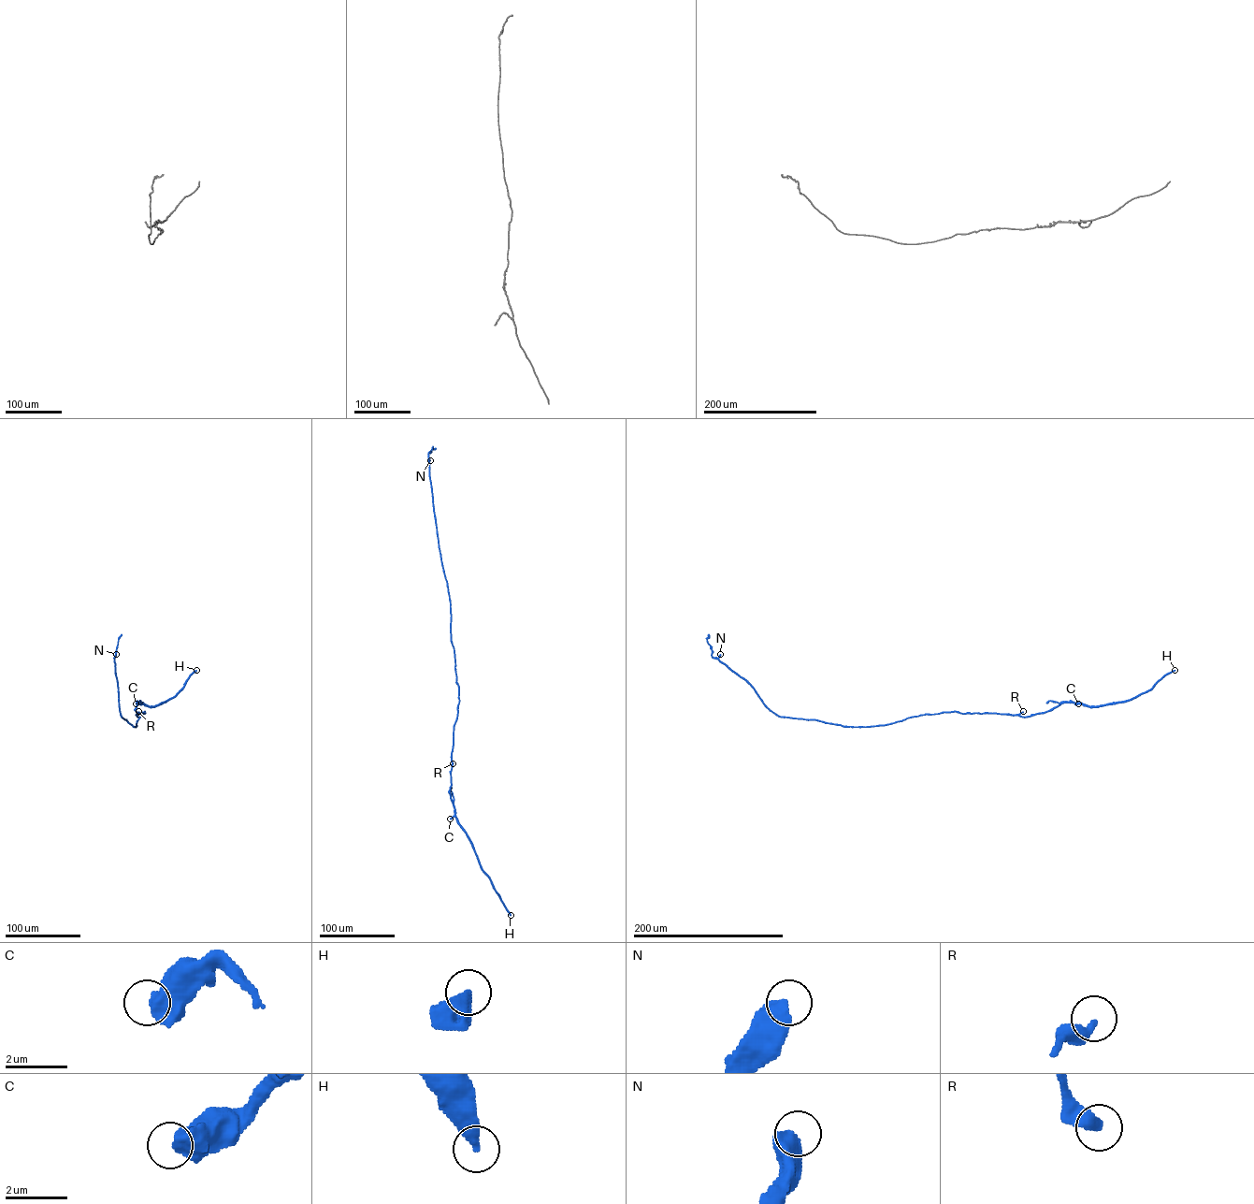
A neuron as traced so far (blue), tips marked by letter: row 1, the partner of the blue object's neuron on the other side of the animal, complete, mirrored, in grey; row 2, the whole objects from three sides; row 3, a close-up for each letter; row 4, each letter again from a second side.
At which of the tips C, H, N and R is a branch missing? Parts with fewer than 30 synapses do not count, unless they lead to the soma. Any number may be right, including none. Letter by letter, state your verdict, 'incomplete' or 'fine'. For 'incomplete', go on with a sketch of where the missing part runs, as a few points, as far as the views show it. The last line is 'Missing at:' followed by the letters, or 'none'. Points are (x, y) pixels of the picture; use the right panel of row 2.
C: fine
H: fine
N: fine
R: fine
Missing at: none

